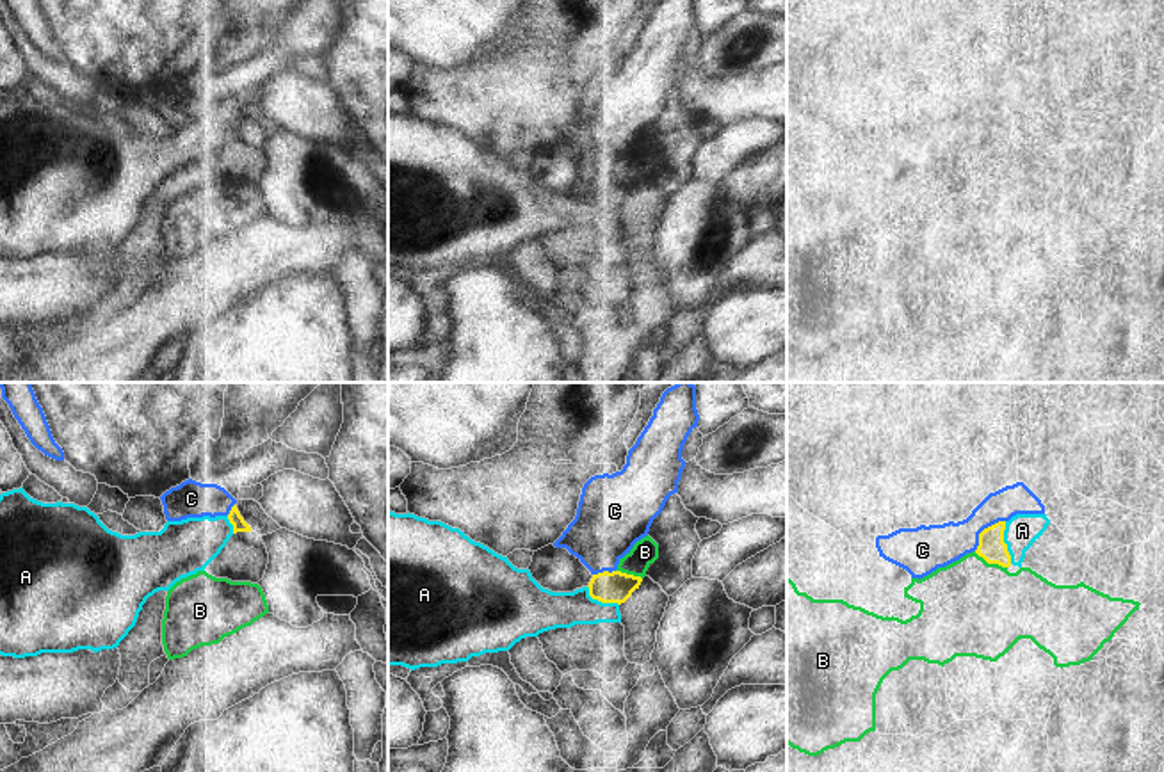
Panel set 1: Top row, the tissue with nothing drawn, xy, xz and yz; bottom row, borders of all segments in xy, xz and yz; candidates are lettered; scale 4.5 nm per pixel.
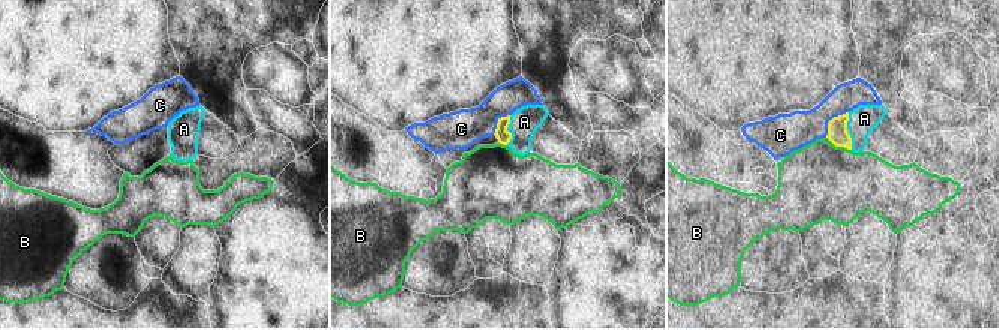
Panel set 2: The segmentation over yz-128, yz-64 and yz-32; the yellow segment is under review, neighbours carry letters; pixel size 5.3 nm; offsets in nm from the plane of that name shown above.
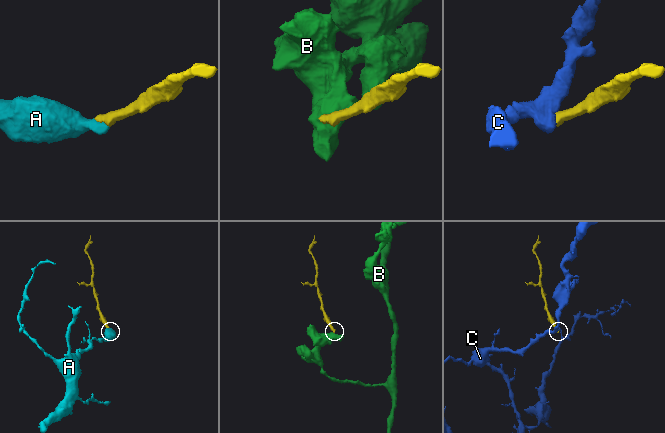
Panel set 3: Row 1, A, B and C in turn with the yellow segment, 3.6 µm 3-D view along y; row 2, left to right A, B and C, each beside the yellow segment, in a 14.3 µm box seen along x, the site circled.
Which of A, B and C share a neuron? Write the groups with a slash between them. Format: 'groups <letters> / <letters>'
groups A / B / C

